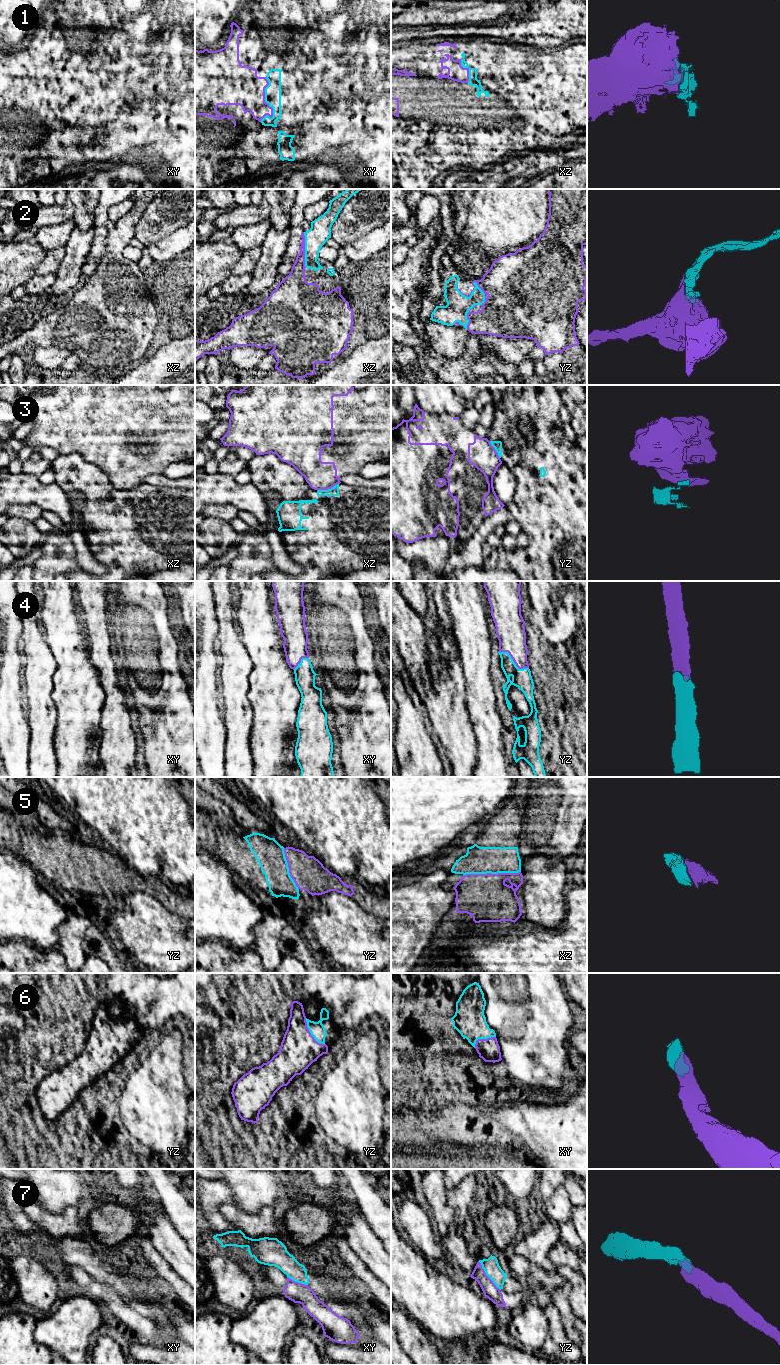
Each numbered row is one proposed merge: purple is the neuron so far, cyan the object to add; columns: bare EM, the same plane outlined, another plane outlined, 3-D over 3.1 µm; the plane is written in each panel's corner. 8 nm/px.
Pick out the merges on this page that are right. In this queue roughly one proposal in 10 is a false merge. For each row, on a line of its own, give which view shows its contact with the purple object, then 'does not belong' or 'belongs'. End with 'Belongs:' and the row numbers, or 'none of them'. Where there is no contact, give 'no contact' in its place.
1: contact in xy; belongs
2: contact in yz; belongs
3: contact in xz; does not belong
4: contact in yz; belongs
5: contact in xz; belongs
6: contact in yz; belongs
7: contact in yz; does not belong
Belongs: 1, 2, 4, 5, 6

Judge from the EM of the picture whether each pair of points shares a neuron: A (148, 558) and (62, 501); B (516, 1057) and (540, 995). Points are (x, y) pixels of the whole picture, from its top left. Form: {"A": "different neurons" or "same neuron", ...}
{"A": "different neurons", "B": "same neuron"}

